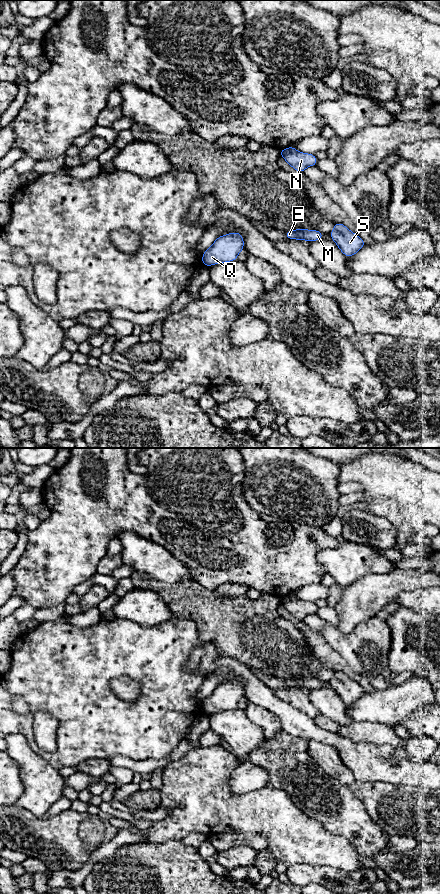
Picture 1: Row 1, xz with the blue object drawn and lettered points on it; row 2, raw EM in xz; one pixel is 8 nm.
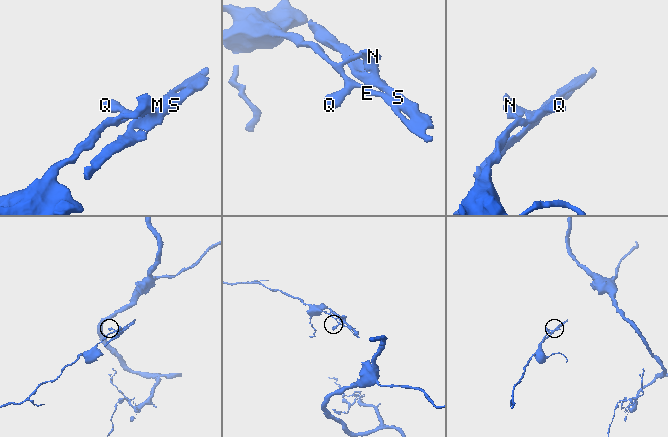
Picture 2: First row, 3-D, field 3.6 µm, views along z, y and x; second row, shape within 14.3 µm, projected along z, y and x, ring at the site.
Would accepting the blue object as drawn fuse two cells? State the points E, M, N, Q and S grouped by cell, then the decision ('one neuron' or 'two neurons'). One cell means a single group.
groups E M Q / N S; two neurons

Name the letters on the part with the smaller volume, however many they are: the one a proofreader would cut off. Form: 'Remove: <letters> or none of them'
Remove: N, S

